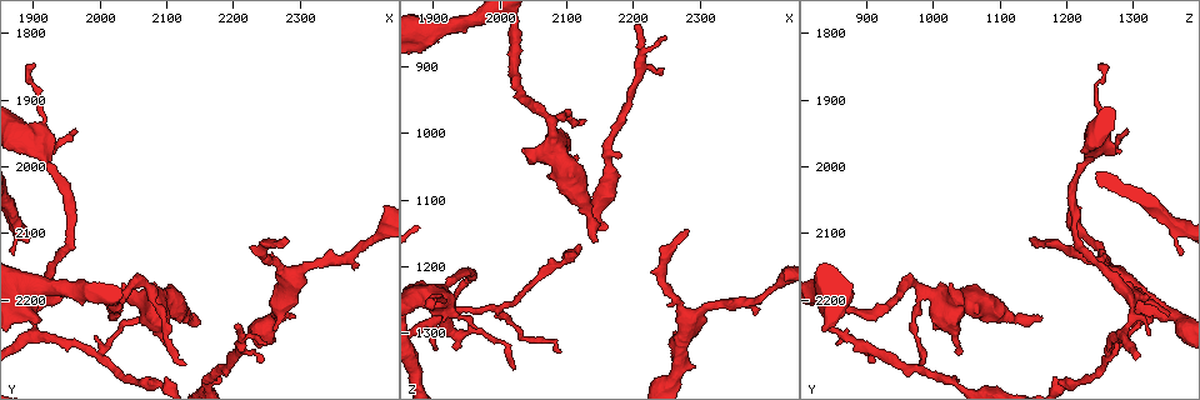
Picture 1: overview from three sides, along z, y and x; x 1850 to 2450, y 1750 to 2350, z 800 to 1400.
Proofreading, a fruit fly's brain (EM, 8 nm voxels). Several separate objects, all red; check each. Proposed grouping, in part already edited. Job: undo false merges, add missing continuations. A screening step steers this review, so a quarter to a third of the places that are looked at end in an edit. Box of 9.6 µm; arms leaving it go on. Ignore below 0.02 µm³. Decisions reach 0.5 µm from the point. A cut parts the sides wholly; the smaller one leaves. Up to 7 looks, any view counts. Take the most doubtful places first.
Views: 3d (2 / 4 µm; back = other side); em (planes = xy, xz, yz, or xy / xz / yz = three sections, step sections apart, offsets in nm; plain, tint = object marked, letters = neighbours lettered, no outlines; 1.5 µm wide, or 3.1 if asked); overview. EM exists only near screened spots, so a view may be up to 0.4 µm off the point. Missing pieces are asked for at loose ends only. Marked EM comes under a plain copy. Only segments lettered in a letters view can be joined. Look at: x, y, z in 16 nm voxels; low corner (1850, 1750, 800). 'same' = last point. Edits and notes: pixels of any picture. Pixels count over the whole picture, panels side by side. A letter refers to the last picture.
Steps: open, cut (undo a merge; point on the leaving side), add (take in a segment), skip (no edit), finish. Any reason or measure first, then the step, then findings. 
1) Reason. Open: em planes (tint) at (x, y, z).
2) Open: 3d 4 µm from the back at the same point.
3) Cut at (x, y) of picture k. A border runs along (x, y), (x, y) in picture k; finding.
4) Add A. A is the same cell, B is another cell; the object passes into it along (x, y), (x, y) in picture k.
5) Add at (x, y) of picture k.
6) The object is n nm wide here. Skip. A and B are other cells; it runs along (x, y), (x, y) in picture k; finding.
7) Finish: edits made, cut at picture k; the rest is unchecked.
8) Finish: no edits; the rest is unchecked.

An open end. Open: 3d 4 µm at (2150, 2230, 1160).

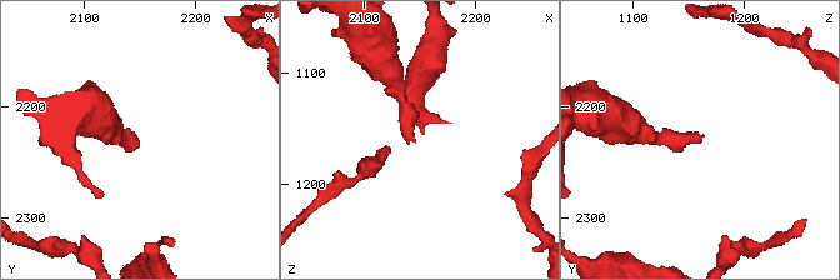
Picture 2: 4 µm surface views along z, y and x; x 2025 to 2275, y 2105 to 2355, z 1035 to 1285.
Open: em planes (letters) at (2146, 2224, 1160).

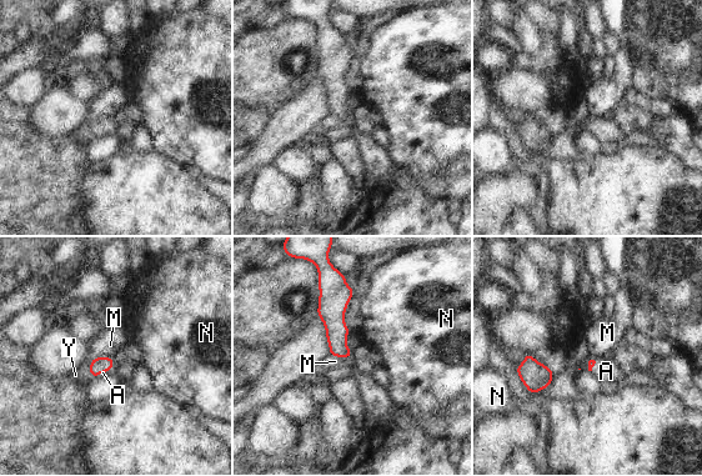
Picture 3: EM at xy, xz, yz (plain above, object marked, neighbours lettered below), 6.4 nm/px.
Add at (606, 371) of picture 3. A is the same cell, M, N and Y are other cells; the neuron continues.

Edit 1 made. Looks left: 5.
Branch stops here. Open: 3d 4 µm at (2130, 2295, 985).

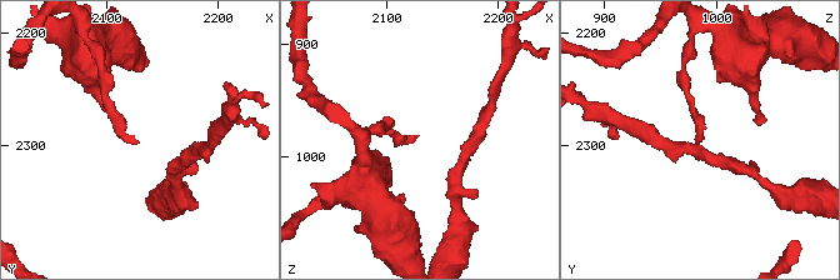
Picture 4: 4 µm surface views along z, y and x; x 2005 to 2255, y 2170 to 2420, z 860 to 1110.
Open: em planes (letters) at (2128, 2296, 982).

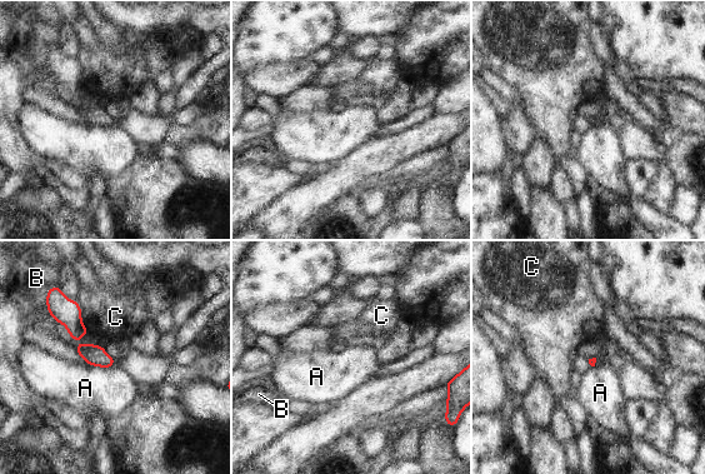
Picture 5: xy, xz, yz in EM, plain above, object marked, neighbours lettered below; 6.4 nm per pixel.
Skip. A, B and C are other cells; none of them fits.

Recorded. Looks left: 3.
Open: overview.

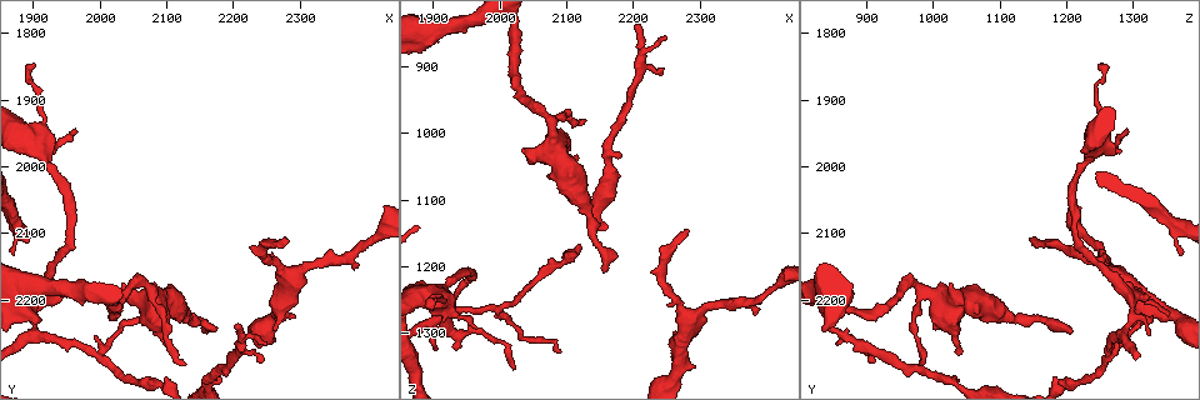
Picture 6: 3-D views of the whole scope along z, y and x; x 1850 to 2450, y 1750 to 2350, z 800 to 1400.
Branch stops here. Open: em planes (tint) at (2200, 2235, 835).

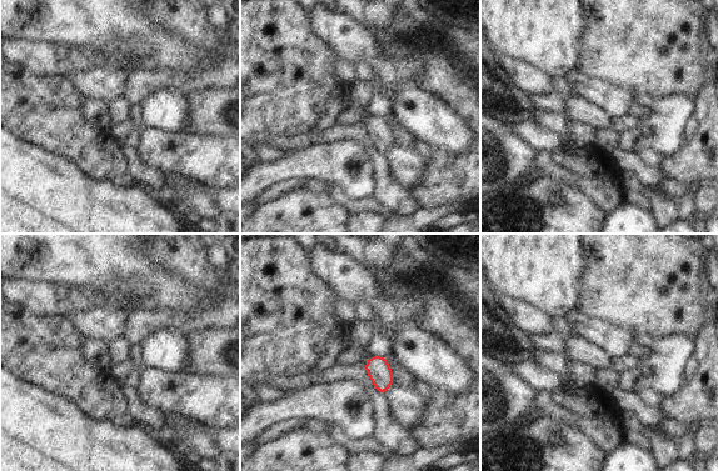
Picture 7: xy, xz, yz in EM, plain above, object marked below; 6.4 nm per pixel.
Open: em planes (letters) at the same point.

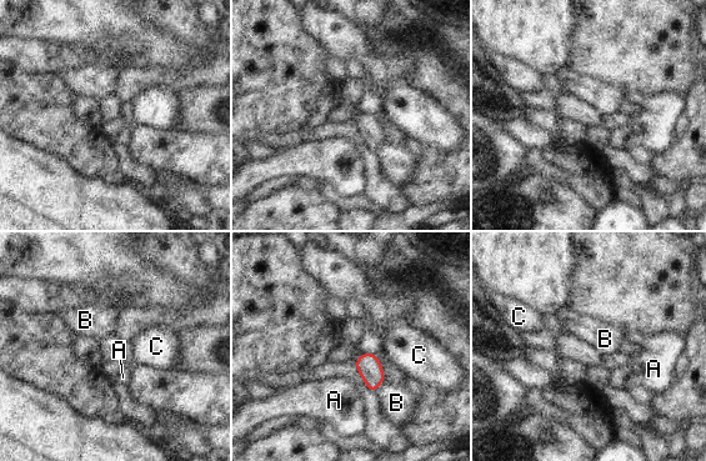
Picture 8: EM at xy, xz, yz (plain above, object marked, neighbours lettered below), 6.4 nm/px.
The longest contact is with B, 100 nm. Skip. A, B and C are other cells; a border runs along (384, 380), (374, 391) in picture 8; none of them fits.

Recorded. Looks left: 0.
Finish: edits made, add at picture 3; the rest is unchecked.

